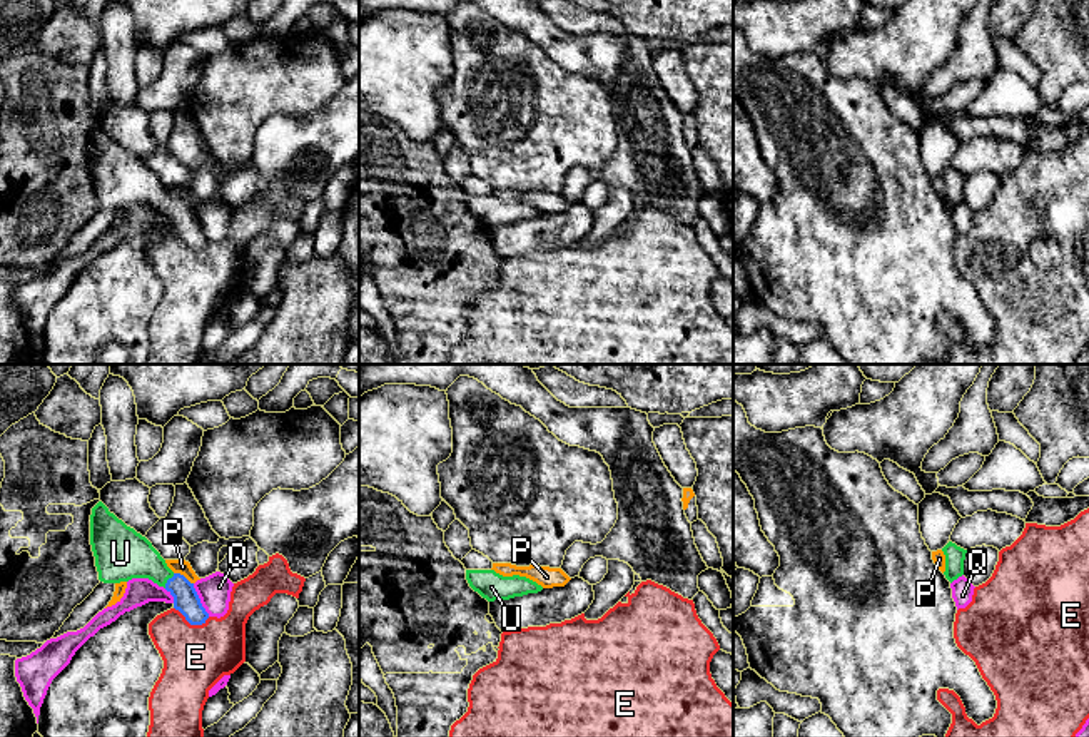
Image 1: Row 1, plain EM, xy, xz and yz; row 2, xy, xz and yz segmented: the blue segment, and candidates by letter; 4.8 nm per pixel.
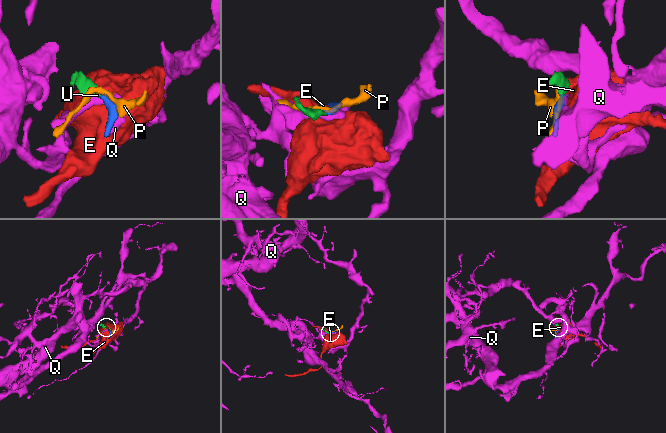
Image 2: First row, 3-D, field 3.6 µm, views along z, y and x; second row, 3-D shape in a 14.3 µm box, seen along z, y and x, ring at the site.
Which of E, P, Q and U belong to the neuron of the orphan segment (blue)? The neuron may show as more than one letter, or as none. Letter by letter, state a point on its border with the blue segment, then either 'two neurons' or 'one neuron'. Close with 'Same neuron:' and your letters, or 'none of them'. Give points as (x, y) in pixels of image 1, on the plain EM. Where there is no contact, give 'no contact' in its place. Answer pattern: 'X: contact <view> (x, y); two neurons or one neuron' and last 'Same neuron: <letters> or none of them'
E: contact xy (192, 249); two neurons
P: contact xy (184, 203); two neurons
Q: contact xy (199, 226); two neurons
U: contact xy (167, 206); one neuron
Same neuron: U

